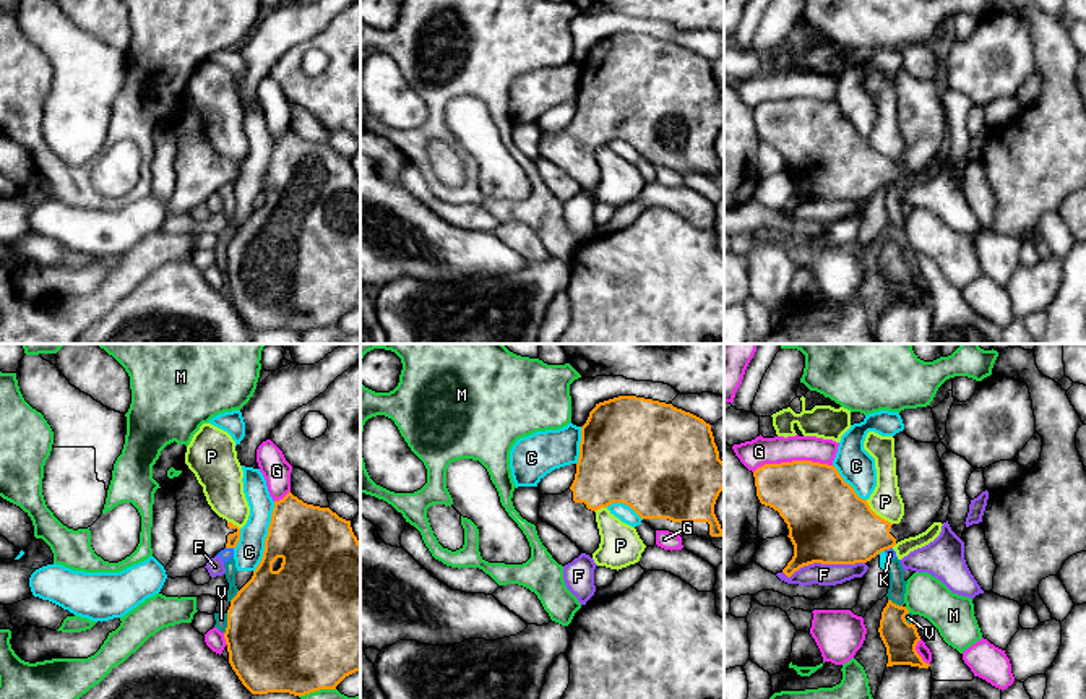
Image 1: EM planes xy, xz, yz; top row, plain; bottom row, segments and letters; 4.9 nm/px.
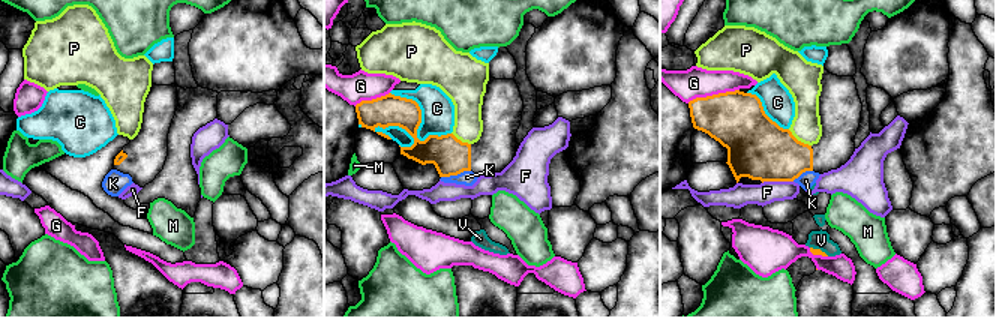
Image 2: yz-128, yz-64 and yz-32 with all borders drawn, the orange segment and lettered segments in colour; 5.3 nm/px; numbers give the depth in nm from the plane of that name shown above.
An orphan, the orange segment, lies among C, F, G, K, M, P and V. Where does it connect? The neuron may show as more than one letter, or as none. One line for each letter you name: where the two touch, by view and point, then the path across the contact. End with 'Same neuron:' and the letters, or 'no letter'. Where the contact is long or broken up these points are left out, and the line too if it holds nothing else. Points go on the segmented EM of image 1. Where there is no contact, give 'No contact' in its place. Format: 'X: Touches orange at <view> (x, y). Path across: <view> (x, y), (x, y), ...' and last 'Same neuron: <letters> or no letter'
Same neuron: no letter

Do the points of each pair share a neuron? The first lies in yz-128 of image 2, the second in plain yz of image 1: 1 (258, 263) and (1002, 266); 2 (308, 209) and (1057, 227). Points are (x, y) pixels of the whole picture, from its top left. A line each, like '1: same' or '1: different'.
1: different
2: different

